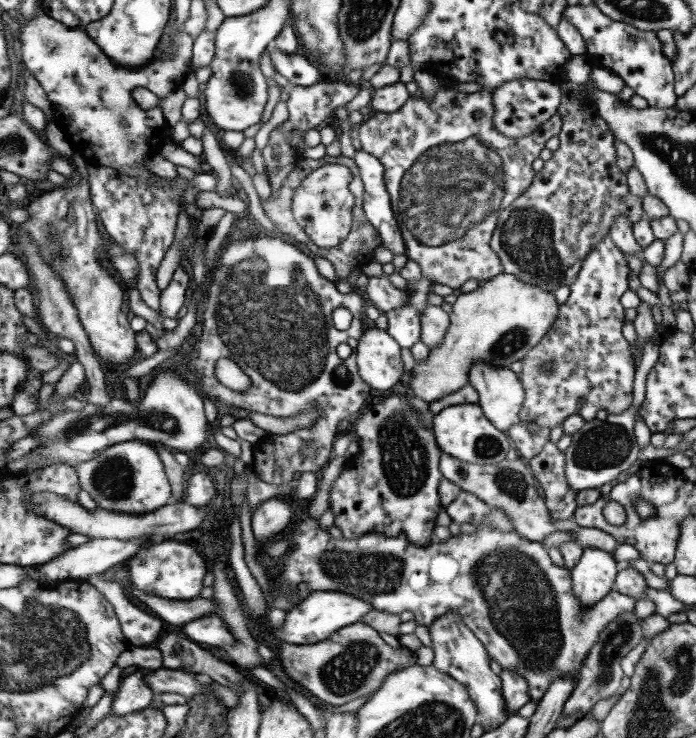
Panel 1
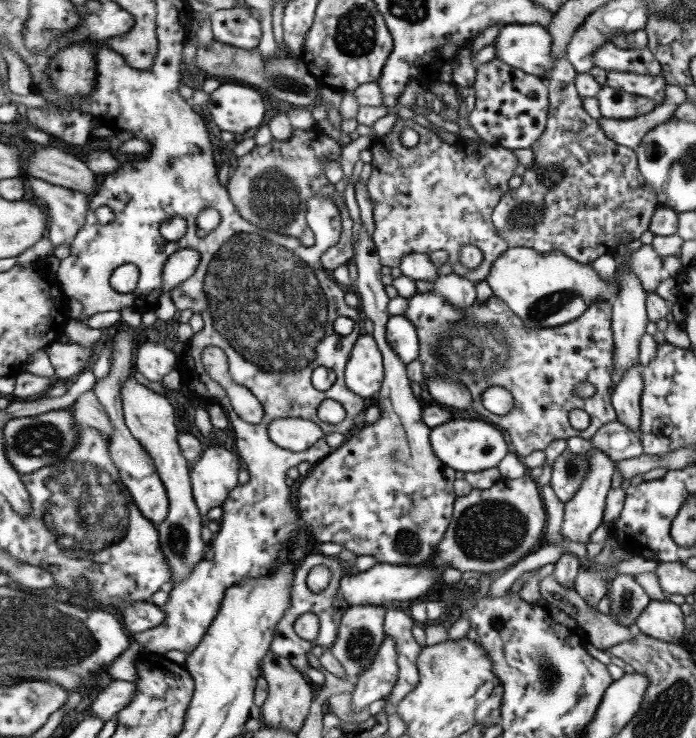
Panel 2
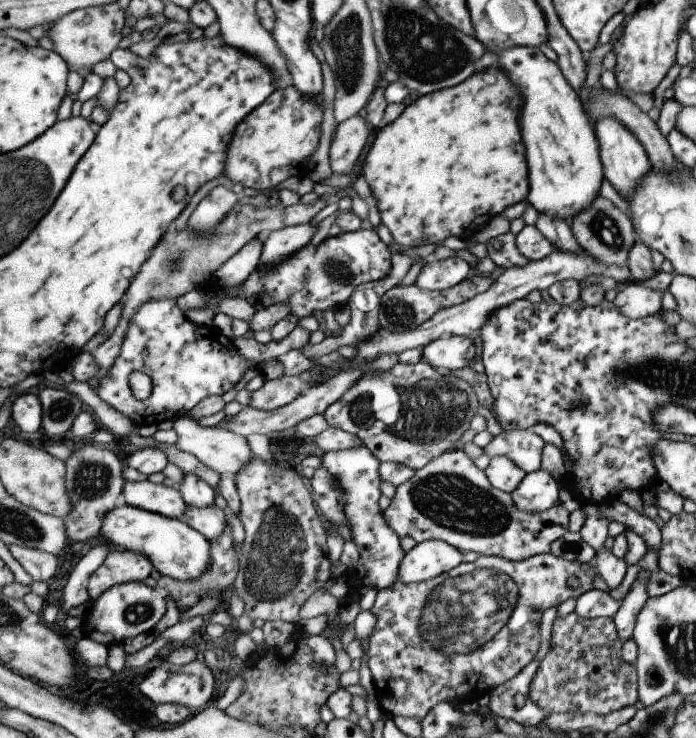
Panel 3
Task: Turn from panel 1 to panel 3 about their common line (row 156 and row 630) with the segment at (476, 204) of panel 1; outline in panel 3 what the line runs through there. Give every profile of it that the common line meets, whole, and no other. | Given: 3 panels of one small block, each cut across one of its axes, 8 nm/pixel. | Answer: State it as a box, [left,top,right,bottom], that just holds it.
[367,554,597,720]

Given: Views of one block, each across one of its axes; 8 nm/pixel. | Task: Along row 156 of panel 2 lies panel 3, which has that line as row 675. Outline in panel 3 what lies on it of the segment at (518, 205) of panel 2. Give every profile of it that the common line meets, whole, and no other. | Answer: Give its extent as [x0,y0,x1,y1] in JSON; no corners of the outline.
[529,612,637,714]

